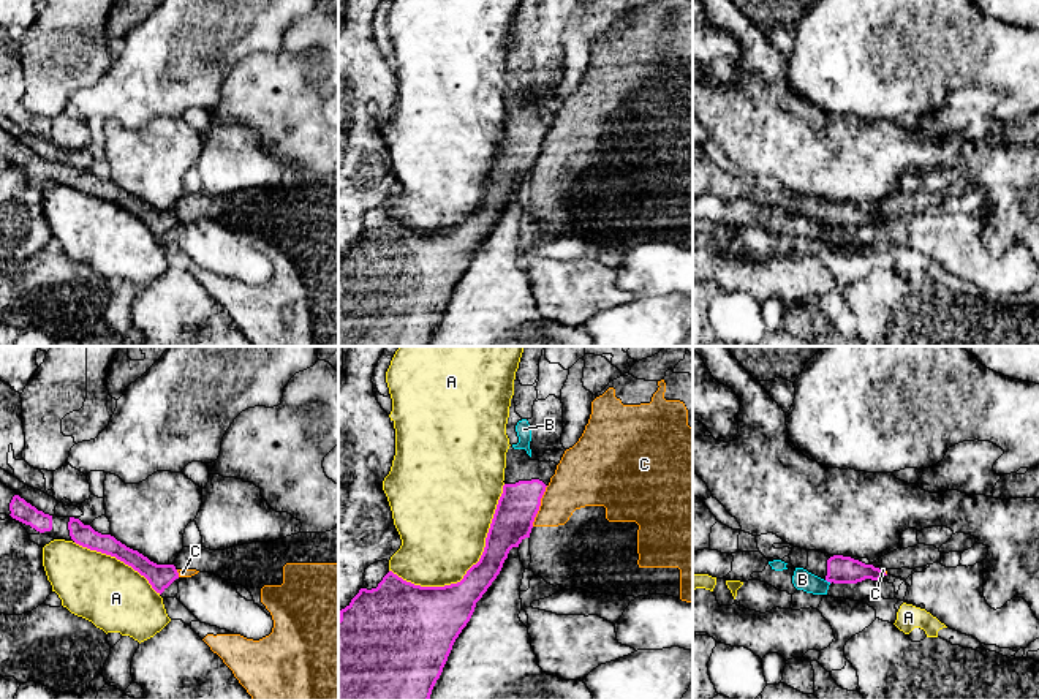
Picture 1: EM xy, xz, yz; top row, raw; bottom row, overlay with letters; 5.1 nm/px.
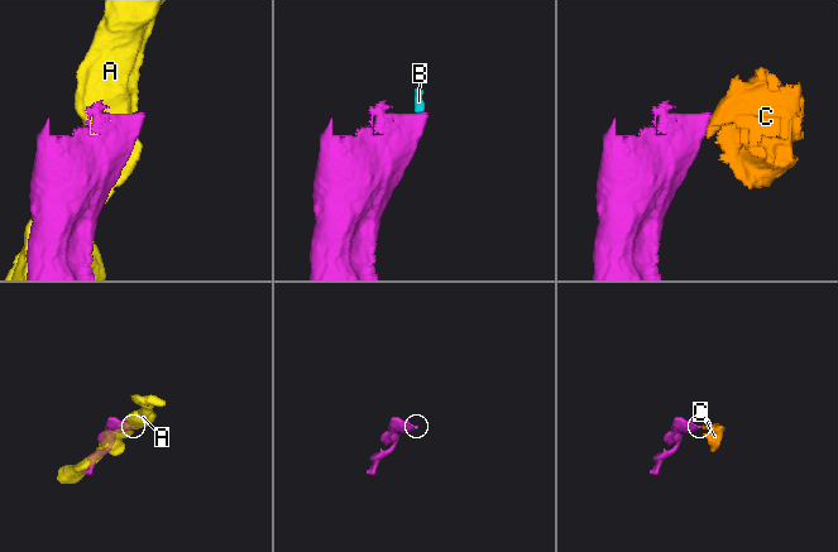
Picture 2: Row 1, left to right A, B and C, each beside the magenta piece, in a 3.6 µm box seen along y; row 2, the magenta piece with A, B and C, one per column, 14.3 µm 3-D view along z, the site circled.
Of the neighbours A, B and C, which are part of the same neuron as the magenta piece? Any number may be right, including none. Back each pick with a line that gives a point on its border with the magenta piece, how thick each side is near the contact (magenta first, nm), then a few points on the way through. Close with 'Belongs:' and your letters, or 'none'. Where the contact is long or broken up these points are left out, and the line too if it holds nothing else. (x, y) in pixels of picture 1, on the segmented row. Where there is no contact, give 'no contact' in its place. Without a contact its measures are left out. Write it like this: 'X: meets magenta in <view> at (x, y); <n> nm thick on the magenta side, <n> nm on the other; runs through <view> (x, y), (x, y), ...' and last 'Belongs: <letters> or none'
Belongs: none

